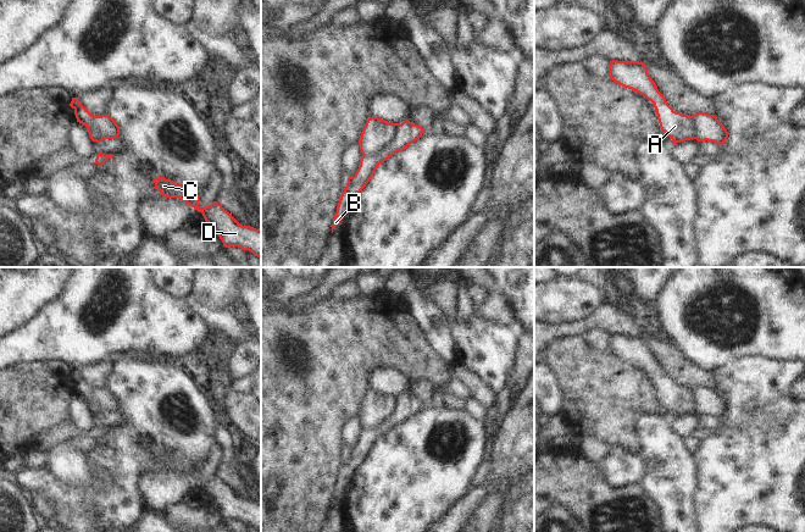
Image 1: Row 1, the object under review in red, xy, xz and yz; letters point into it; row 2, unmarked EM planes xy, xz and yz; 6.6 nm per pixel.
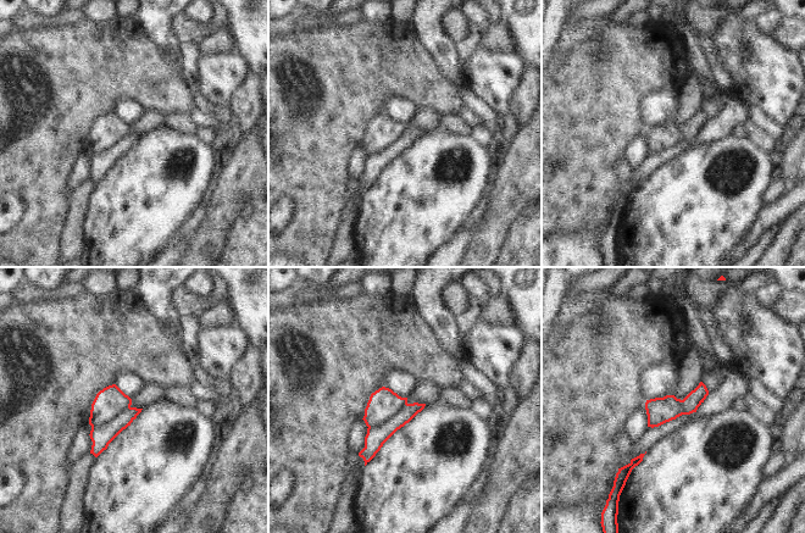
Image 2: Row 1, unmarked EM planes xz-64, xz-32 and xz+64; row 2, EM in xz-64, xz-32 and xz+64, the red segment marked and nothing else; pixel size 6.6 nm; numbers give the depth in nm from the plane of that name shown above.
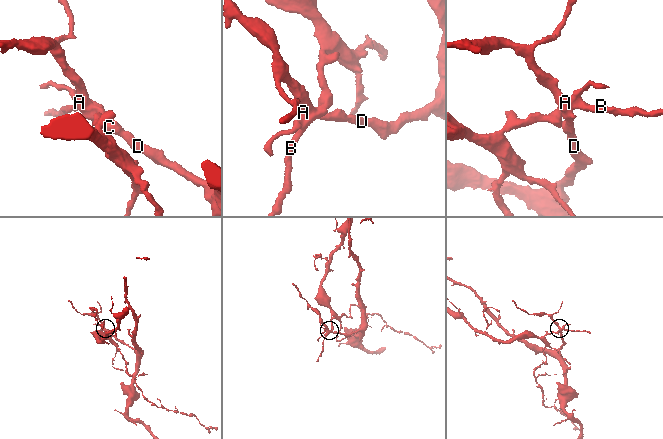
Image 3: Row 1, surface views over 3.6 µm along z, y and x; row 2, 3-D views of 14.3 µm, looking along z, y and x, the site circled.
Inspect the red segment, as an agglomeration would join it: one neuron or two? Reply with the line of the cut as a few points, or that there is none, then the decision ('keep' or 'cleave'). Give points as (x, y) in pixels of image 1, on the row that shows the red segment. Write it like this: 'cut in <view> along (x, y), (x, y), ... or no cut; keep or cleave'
cut in xz along (401, 125), (394, 139), (382, 150), (362, 155); cleave

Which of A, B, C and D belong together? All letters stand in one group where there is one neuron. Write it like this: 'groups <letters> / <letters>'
groups A C D / B

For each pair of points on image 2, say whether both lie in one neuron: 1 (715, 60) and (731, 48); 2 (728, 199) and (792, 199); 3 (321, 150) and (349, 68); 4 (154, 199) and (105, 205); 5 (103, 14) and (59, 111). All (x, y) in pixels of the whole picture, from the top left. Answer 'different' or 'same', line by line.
1: different
2: different
3: same
4: same
5: different

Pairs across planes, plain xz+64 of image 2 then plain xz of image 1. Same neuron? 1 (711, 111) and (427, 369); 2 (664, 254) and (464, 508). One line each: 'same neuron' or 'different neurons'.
1: different neurons
2: different neurons

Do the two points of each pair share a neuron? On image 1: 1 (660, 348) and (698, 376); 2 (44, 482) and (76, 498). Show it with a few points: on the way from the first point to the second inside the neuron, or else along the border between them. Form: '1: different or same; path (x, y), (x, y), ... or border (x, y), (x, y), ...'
1: same; path (670, 358), (688, 372)
2: same; path (51, 487), (61, 496), (68, 497)

